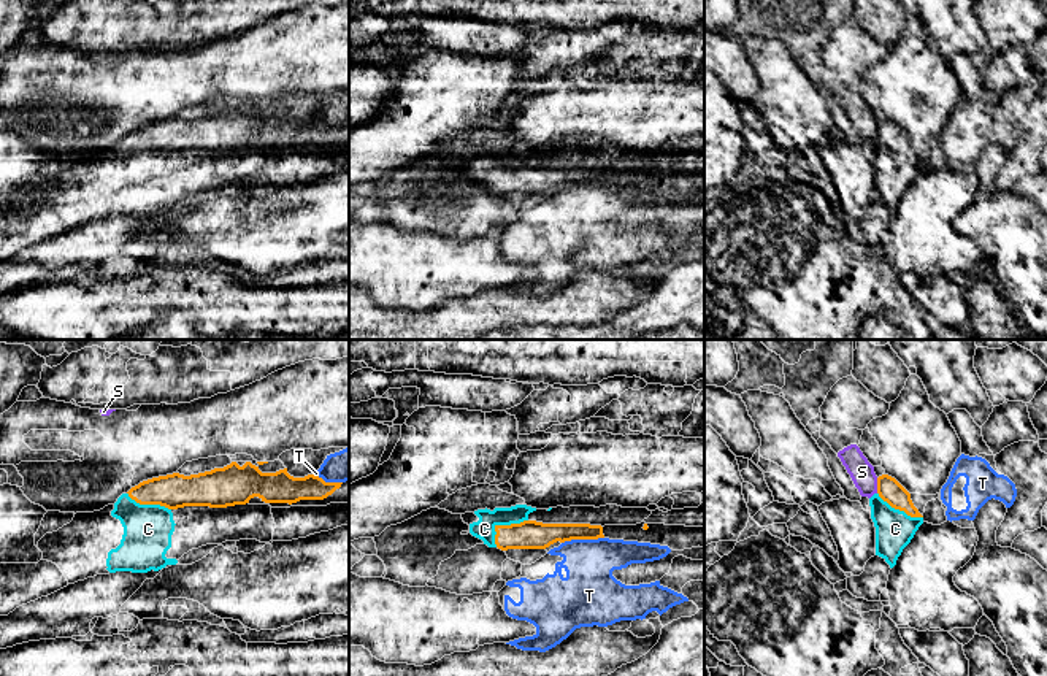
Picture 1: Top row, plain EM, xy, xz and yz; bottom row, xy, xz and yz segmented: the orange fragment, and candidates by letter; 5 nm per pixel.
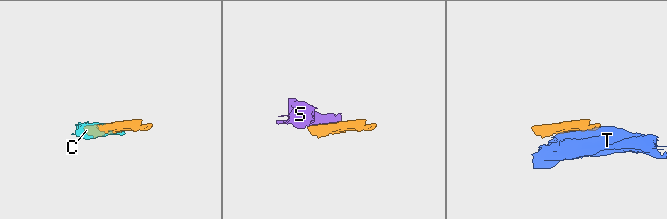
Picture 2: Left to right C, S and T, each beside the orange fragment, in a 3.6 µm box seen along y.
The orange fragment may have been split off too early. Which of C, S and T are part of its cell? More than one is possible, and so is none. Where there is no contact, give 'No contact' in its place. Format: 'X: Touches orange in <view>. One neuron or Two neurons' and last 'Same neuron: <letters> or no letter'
C: Touches orange in xz. One neuron
S: Touches orange in yz. Two neurons
T: Touches orange in xz. Two neurons
Same neuron: C

